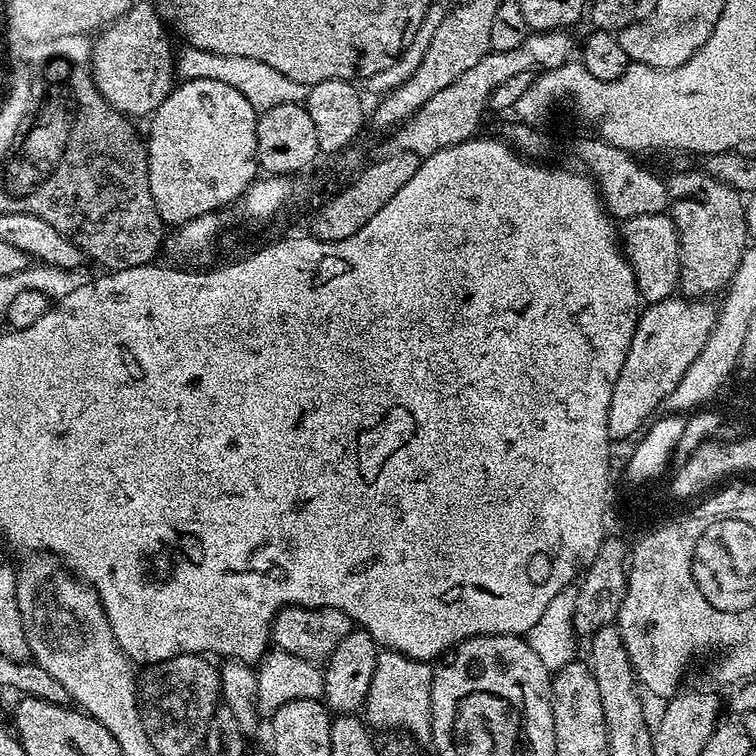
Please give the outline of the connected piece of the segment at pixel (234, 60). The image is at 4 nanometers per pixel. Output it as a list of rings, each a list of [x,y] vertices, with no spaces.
[[[187,46],[181,47],[176,57],[176,74],[181,81],[210,78],[210,82],[223,82],[226,86],[234,86],[256,113],[274,110],[274,106],[287,104],[304,104],[308,99],[309,85],[294,82],[294,78],[286,78],[286,74],[266,66],[266,62],[258,62],[255,58],[241,58],[235,54],[214,54],[210,50],[198,50]]]

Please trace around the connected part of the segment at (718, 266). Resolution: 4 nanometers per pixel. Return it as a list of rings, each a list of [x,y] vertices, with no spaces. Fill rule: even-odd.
[[[688,168],[685,172],[676,172],[667,177],[670,215],[680,243],[680,283],[679,291],[688,298],[708,298],[711,292],[719,293],[727,289],[733,274],[738,270],[738,262],[742,262],[742,254],[747,250],[750,237],[744,213],[745,197],[735,192],[728,184],[718,182],[703,172]]]

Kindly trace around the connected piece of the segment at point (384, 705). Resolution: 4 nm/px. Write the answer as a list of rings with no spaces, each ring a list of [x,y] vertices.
[[[380,650],[374,662],[374,678],[364,699],[362,716],[373,729],[399,730],[413,738],[432,734],[432,669],[431,663],[412,660],[401,652]]]

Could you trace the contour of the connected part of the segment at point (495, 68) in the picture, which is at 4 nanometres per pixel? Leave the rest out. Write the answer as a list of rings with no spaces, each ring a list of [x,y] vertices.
[[[564,30],[559,32],[532,32],[524,39],[522,46],[518,46],[518,50],[487,52],[475,66],[470,66],[470,70],[466,70],[466,74],[462,74],[462,78],[454,78],[454,82],[450,82],[450,86],[438,90],[438,94],[434,94],[434,98],[430,98],[407,122],[391,133],[391,151],[409,152],[410,154],[418,154],[423,158],[434,154],[438,150],[446,150],[450,146],[473,139],[479,133],[476,131],[479,130],[480,119],[483,118],[484,112],[486,113],[488,108],[488,99],[492,97],[494,90],[498,90],[498,86],[502,86],[502,82],[514,78],[514,74],[522,74],[523,72],[539,74],[569,63],[571,56],[568,55],[571,52],[573,55],[574,44],[572,48],[572,40],[568,35],[569,33]]]

